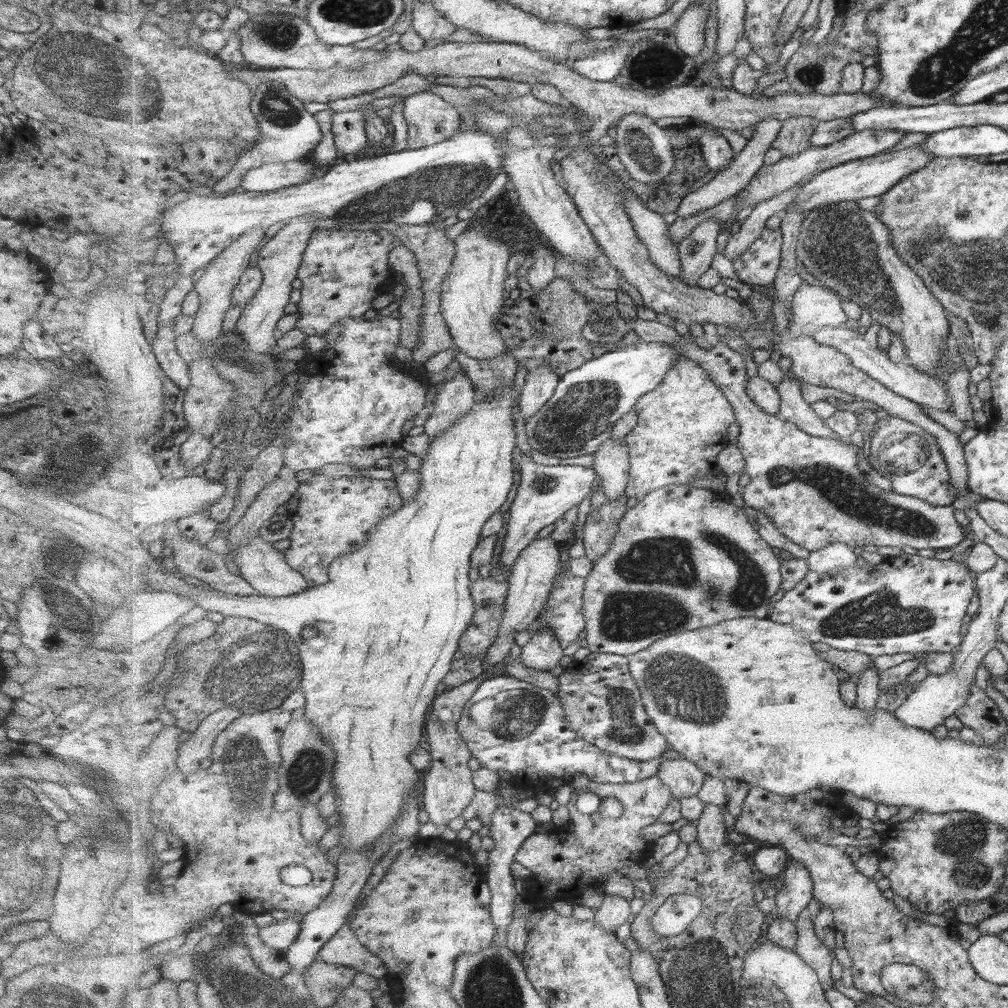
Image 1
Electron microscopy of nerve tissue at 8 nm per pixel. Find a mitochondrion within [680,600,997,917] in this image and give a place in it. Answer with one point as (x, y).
(962, 841)

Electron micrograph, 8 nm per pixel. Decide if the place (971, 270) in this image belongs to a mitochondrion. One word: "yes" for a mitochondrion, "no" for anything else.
yes

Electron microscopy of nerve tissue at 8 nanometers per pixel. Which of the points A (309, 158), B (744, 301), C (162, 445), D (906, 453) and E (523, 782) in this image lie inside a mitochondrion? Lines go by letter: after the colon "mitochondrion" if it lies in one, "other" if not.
A: other
B: other
C: other
D: mitochondrion
E: other

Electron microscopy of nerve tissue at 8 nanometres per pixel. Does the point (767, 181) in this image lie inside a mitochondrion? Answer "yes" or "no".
no

